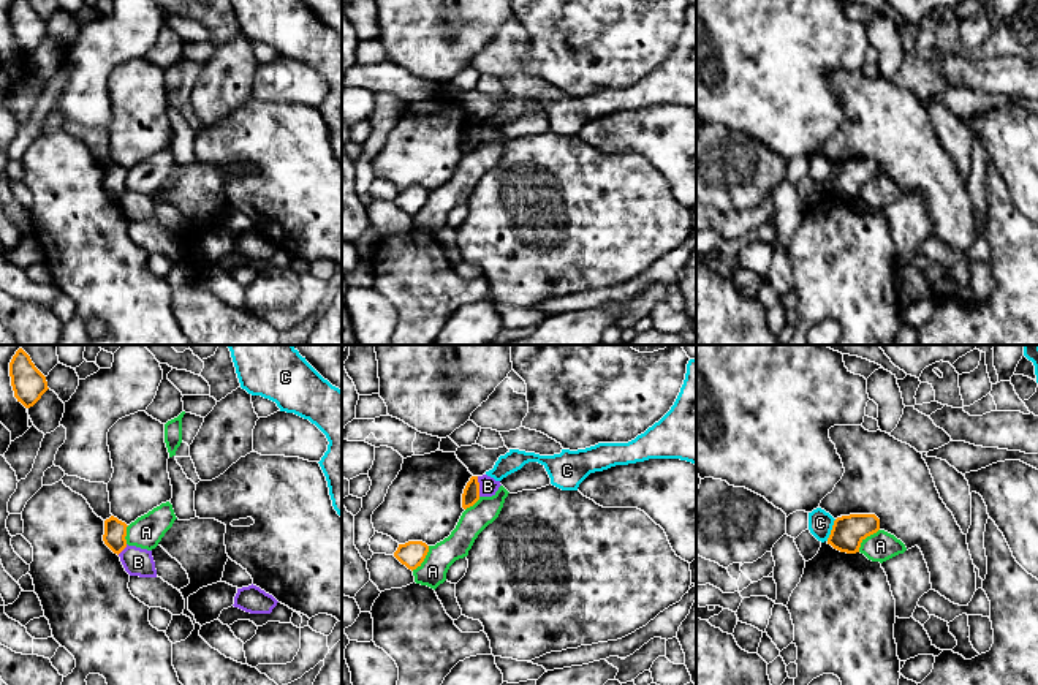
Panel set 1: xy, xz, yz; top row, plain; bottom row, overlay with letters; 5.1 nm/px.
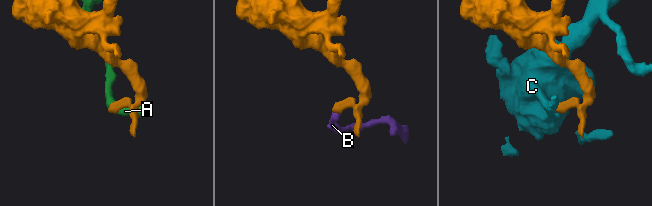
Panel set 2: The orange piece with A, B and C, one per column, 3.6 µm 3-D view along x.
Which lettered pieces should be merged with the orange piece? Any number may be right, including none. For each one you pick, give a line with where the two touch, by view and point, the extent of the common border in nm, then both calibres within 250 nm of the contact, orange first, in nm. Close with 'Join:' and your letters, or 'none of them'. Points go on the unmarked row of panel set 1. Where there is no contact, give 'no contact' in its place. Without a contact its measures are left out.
Join: none of them

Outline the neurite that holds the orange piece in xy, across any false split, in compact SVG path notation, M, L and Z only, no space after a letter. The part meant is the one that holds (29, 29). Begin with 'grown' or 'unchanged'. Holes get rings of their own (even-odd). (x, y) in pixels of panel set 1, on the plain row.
unchanged | M14 0L9 8L14 43L25 54L33 52L49 35L46 22L35 13L28 0Z

